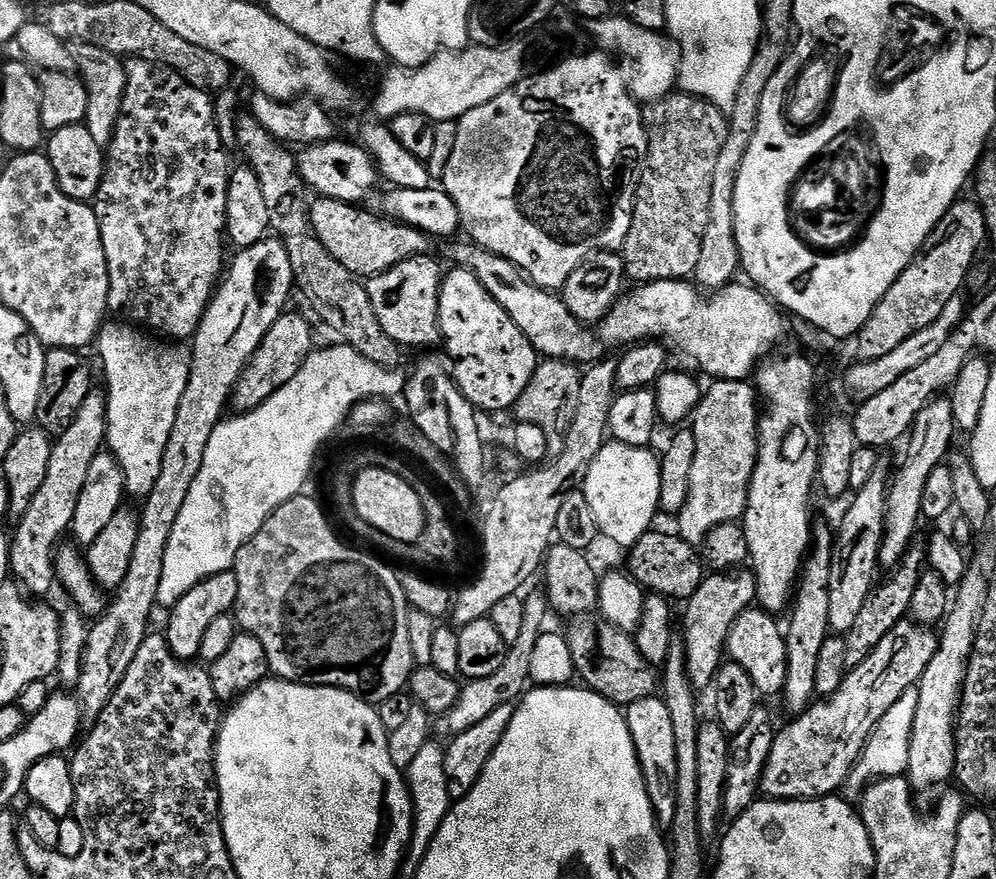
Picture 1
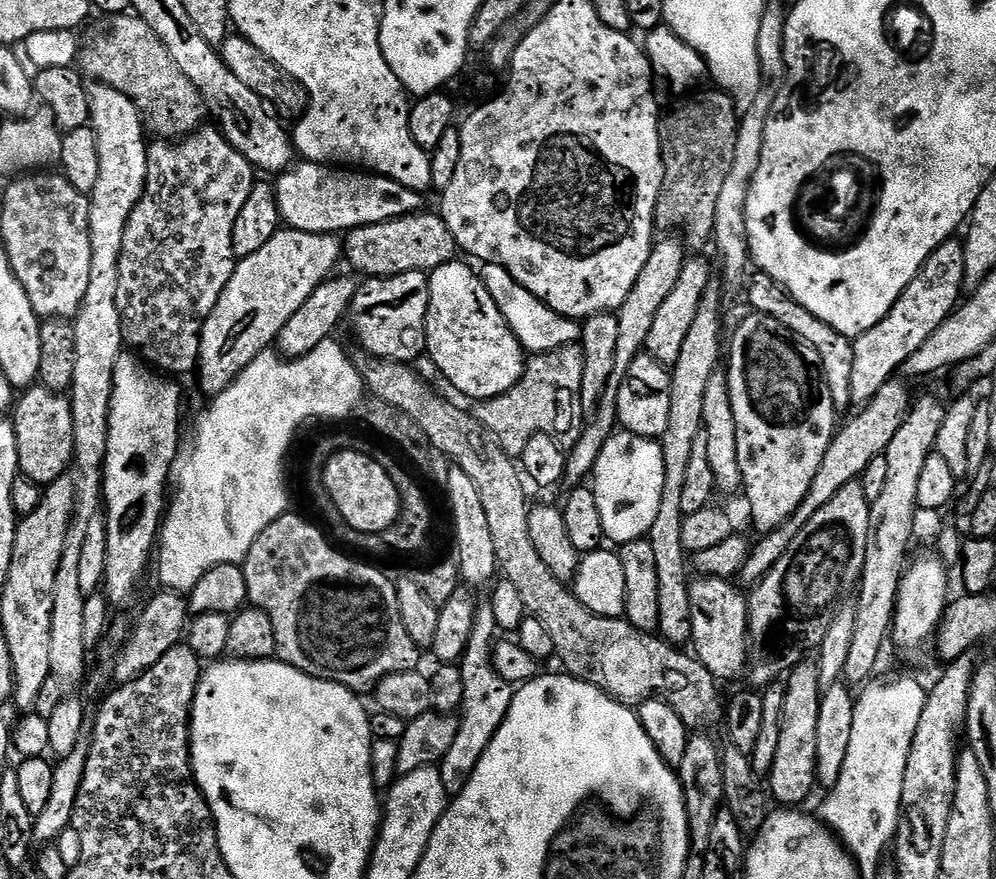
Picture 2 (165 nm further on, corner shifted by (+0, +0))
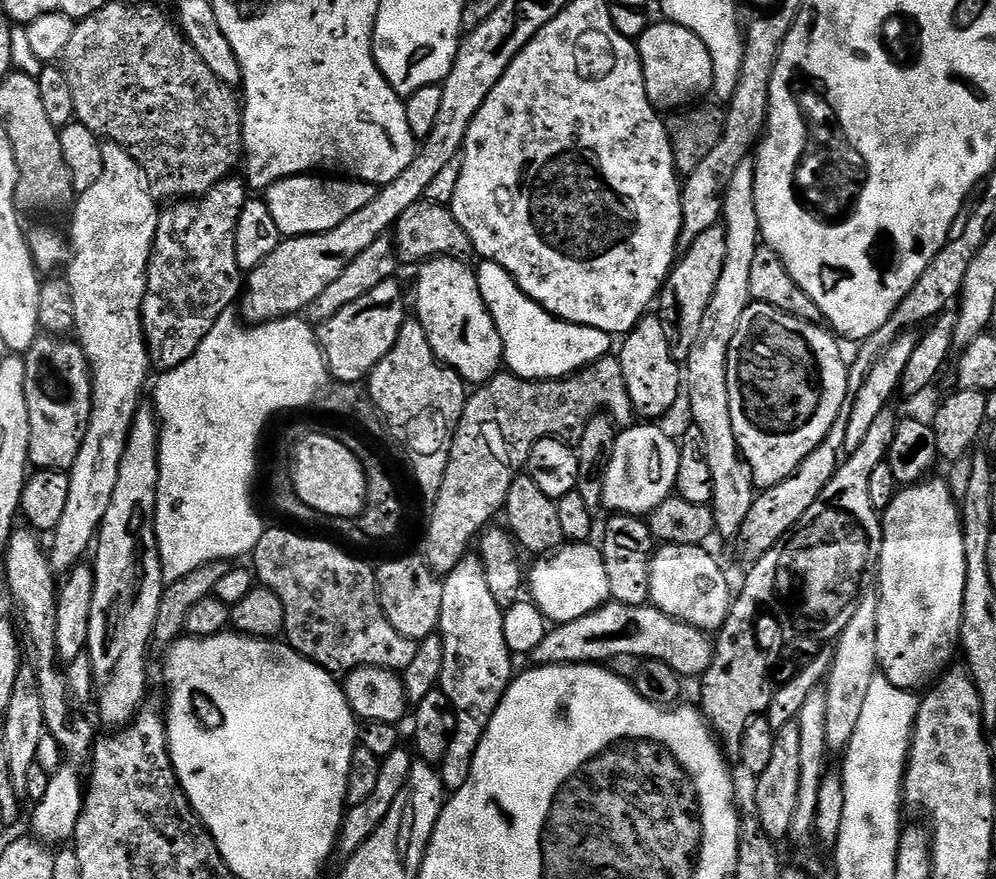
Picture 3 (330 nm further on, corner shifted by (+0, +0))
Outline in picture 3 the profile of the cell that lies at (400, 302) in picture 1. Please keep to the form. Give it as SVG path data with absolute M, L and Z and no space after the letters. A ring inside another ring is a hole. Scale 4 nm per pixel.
M399 279L378 282L370 294L362 294L350 306L342 306L334 318L319 325L318 339L324 351L324 360L333 381L341 384L360 384L394 350L398 334L402 330L406 313L404 313L404 292L400 289Z

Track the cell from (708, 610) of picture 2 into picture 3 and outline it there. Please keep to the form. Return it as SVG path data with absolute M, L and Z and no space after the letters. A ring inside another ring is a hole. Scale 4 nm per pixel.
M666 544L655 549L650 566L650 604L662 610L670 618L686 622L698 630L716 634L731 614L734 588L728 585L728 576L720 569L720 564L708 553L707 547L699 544Z

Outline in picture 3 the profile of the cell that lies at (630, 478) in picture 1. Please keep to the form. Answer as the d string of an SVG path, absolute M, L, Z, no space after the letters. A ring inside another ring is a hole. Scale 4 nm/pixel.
M640 422L637 428L628 428L619 433L614 446L614 458L610 458L610 470L606 474L604 487L603 507L613 508L611 511L626 516L647 517L664 501L667 496L673 495L676 479L678 478L678 454L680 453L677 441L671 440L662 429L656 428L655 423Z

